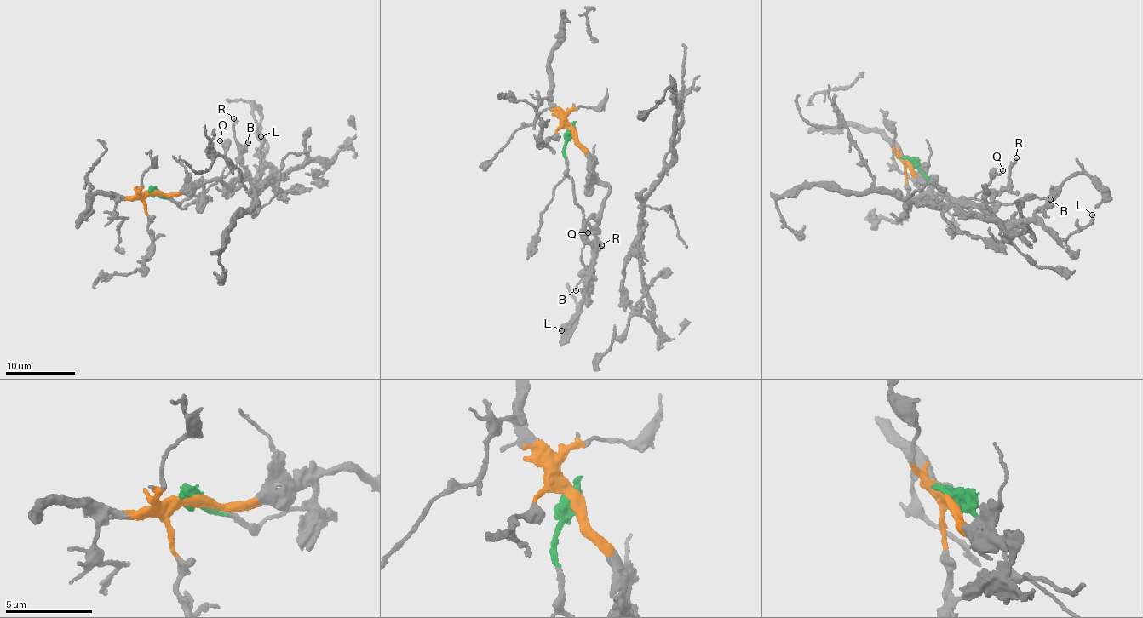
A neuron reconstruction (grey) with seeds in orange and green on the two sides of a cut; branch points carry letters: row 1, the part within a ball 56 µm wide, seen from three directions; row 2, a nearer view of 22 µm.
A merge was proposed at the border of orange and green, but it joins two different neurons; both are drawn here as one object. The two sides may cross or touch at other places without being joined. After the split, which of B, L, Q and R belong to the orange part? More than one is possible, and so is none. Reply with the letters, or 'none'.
L, R

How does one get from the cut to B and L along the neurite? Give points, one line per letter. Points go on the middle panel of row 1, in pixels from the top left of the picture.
B: (571, 131), (565, 151), (574, 204), (582, 209), (583, 275), (575, 290)
L: (571, 131), (608, 193), (596, 232), (592, 292), (561, 330)

